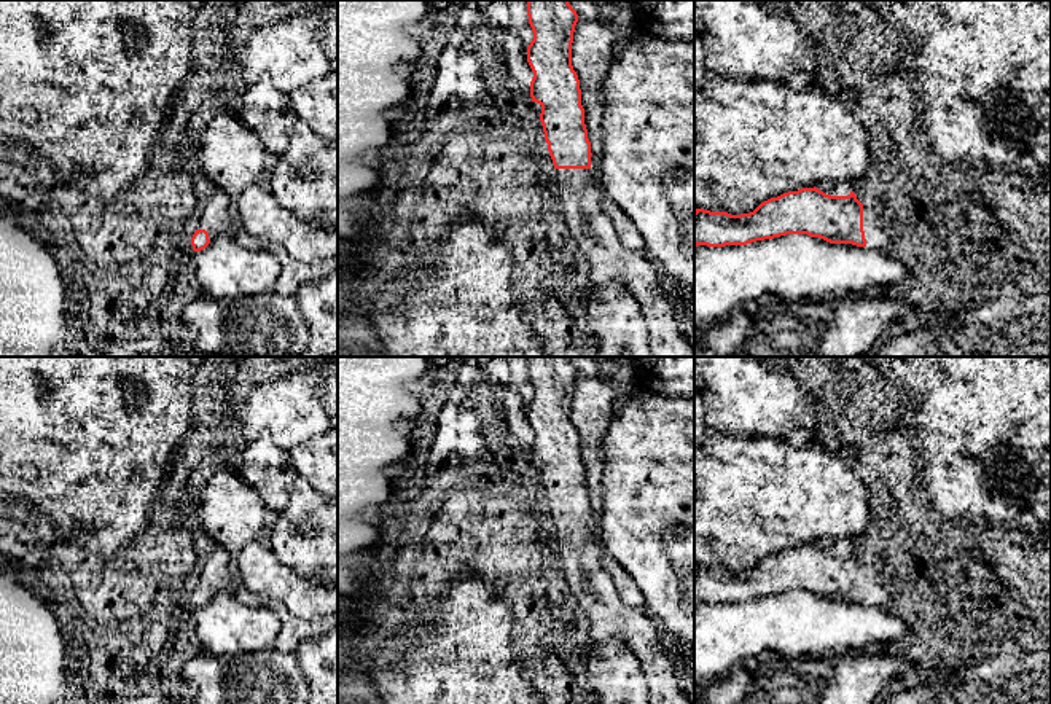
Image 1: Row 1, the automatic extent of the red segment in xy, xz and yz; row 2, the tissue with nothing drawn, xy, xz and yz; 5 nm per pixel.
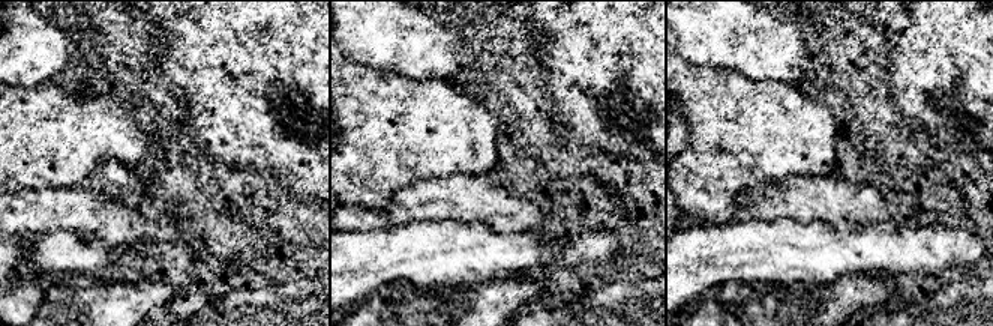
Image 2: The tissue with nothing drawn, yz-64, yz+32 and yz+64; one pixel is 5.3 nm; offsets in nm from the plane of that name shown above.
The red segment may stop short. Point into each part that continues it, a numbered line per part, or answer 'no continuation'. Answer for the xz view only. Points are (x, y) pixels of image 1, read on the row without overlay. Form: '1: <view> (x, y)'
1: xz (609, 615)

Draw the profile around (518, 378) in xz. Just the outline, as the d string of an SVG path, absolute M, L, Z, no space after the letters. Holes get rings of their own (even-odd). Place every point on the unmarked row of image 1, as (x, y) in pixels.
M505 357L510 366L508 382L510 390L516 393L524 403L533 397L533 389L527 373L527 357Z

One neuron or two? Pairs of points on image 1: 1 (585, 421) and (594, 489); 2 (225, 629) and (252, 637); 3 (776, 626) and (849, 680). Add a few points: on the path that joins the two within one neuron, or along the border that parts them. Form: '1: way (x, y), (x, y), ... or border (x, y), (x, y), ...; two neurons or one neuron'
1: way (591, 438), (593, 472); one neuron
2: way (231, 629), (246, 631); one neuron
3: border (855, 652), (830, 657), (781, 658); two neurons

